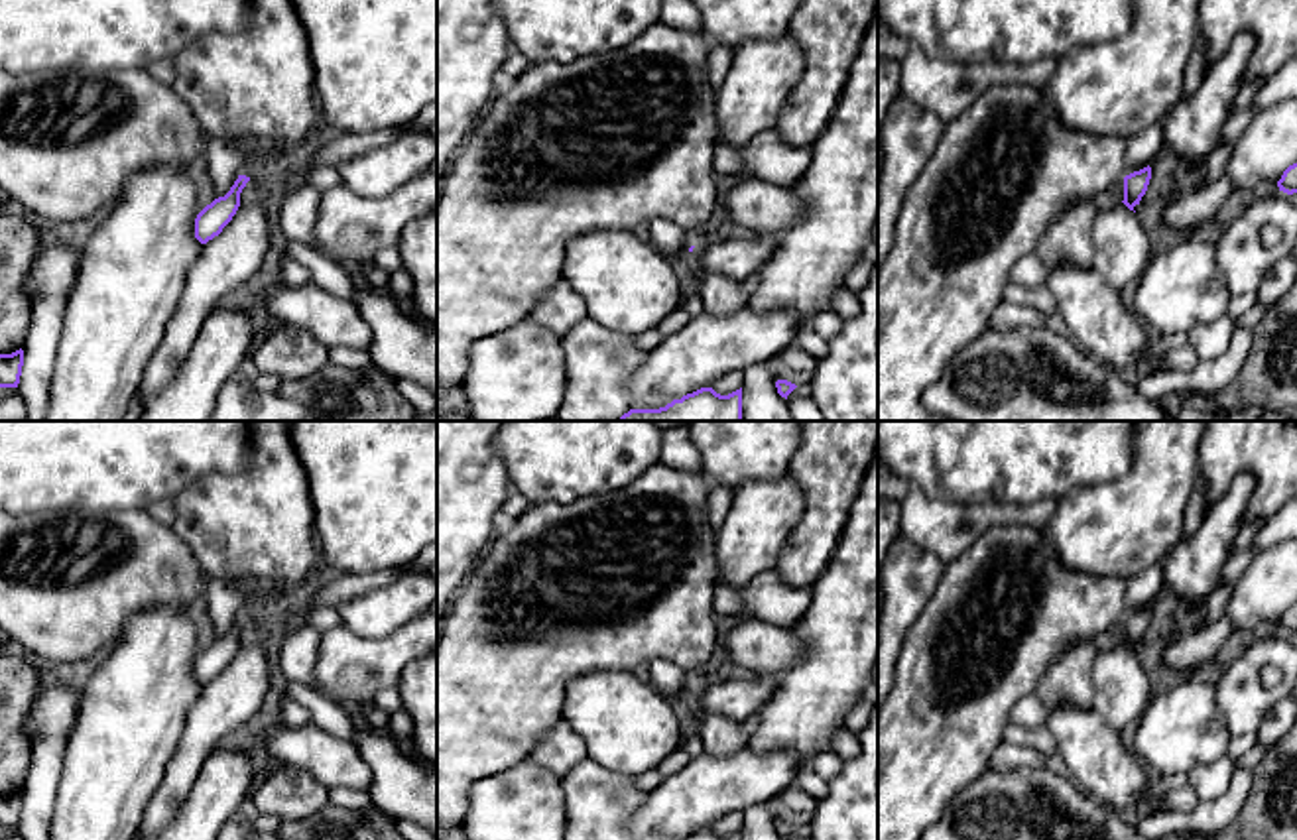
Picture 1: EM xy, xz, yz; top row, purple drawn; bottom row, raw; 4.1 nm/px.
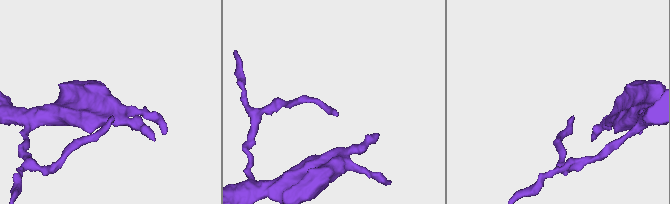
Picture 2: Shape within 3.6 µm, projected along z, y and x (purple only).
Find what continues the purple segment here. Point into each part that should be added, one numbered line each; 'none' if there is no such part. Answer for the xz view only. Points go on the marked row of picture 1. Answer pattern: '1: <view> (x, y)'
1: xz (739, 258)

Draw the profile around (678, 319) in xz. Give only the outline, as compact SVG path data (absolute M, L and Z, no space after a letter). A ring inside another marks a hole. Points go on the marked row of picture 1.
M681 305L677 311L673 311L667 319L663 319L657 327L659 334L663 338L679 332L687 323L691 321L689 311Z

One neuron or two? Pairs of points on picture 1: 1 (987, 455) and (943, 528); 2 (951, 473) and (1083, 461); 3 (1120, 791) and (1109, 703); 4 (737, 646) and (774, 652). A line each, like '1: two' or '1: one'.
1: two
2: one
3: two
4: one

